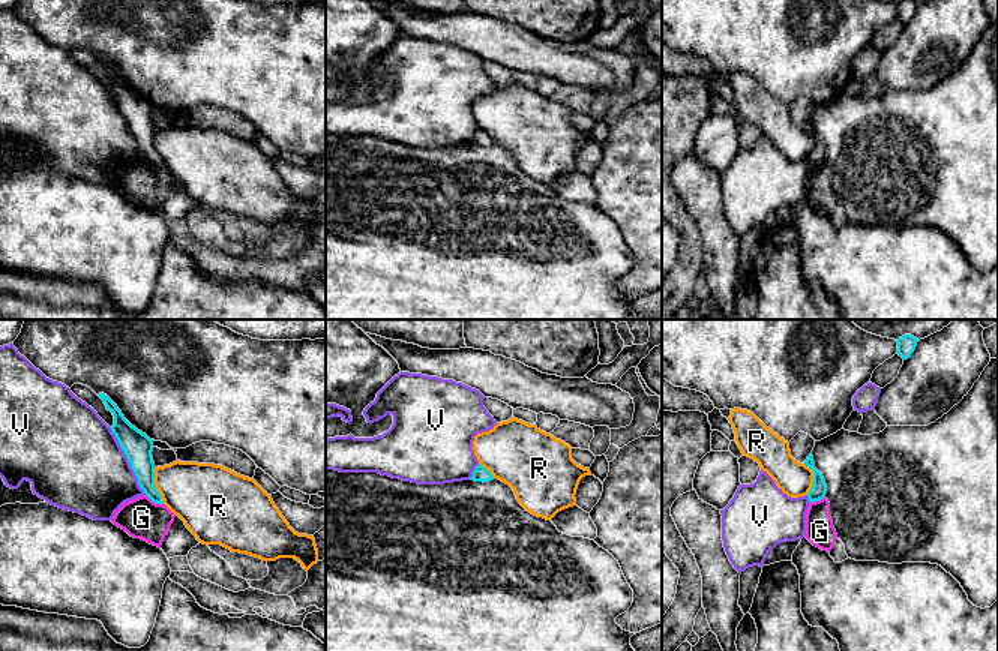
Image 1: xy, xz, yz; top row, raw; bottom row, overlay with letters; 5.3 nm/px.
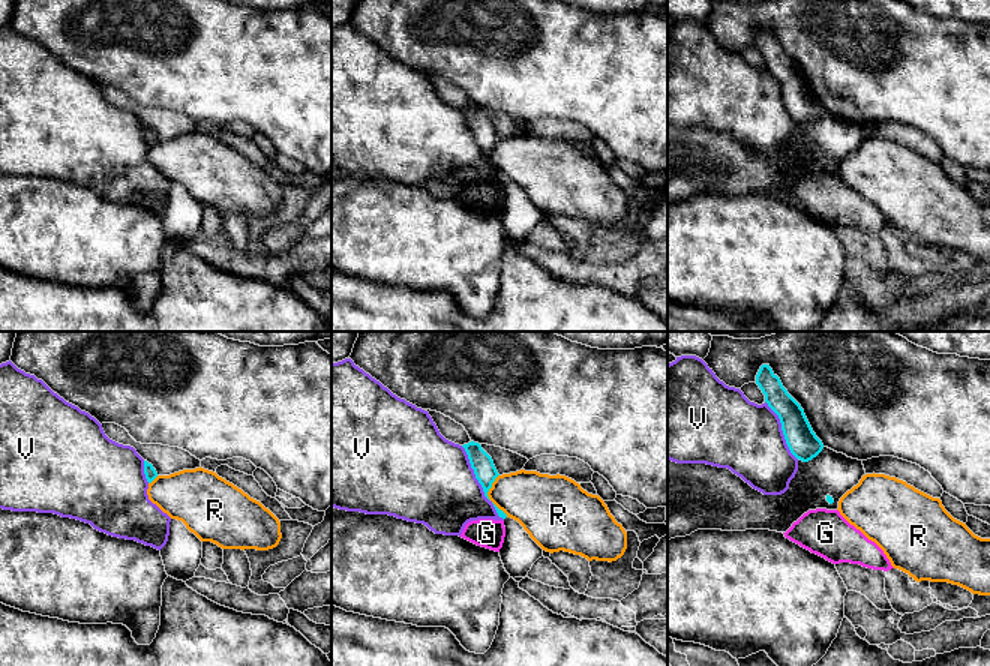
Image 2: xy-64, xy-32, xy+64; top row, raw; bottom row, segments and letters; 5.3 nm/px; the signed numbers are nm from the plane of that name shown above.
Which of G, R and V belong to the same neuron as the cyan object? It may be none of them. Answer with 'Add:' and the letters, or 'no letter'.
Add: no letter

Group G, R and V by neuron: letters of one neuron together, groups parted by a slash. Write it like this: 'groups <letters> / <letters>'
groups G / R / V

